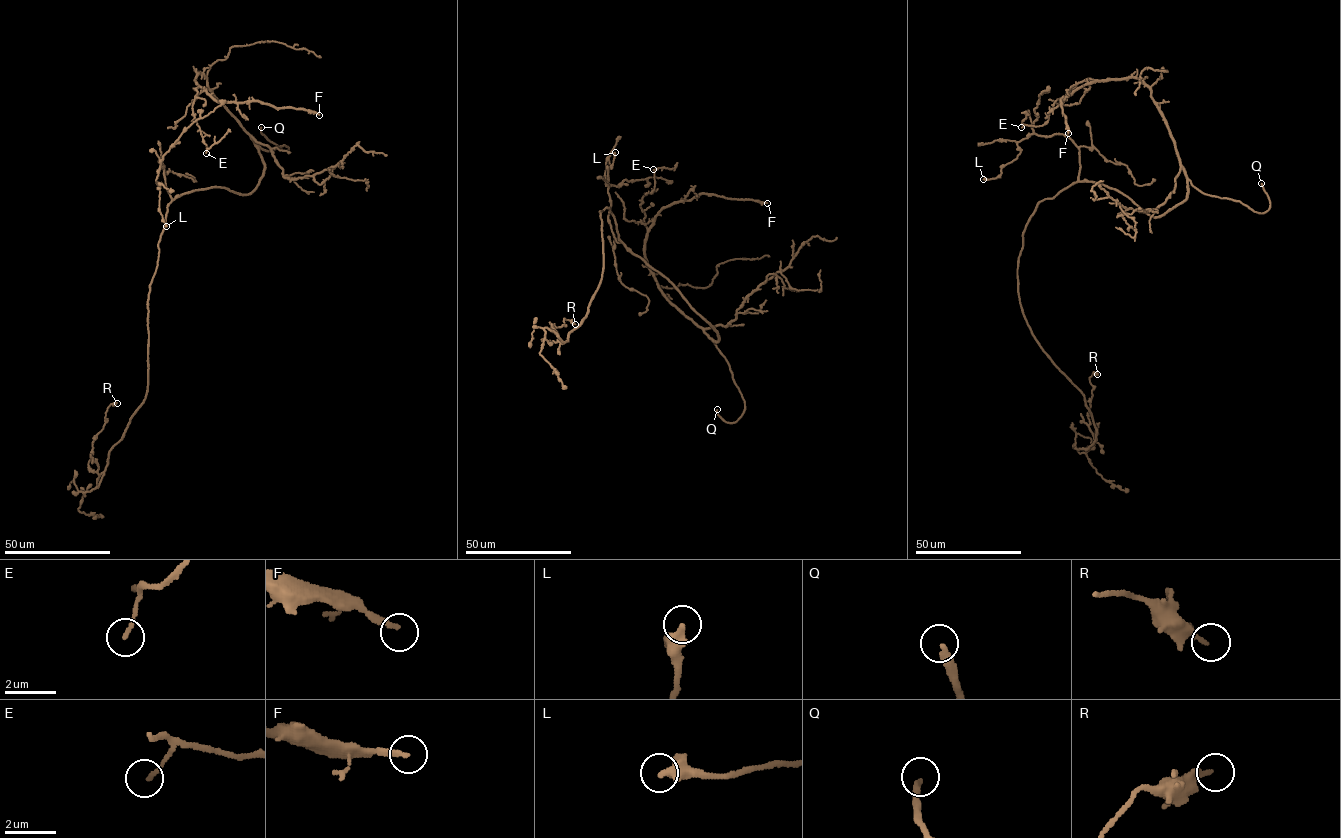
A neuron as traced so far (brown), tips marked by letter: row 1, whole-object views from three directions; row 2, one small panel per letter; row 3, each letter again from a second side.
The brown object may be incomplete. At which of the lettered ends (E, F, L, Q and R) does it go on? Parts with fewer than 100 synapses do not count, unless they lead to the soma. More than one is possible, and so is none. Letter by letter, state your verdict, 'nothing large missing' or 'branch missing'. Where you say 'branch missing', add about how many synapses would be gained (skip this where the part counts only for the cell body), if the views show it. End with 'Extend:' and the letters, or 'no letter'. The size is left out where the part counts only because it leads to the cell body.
E: nothing large missing
F: nothing large missing
L: nothing large missing
Q: branch missing
R: nothing large missing
Extend: Q

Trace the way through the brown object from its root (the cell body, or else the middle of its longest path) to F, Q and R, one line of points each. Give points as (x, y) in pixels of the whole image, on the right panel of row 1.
F: (1082, 181), (1118, 190), (1157, 217), (1187, 192), (1167, 123), (1138, 79), (1094, 81), (1061, 99), (1068, 133)
Q: (1082, 181), (1118, 190), (1157, 217), (1185, 200), (1188, 180), (1207, 195), (1266, 211), (1270, 201), (1261, 183)
R: (1082, 181), (1037, 206), (1023, 234), (1018, 292), (1034, 338), (1084, 396), (1095, 440), (1089, 378), (1097, 374)

